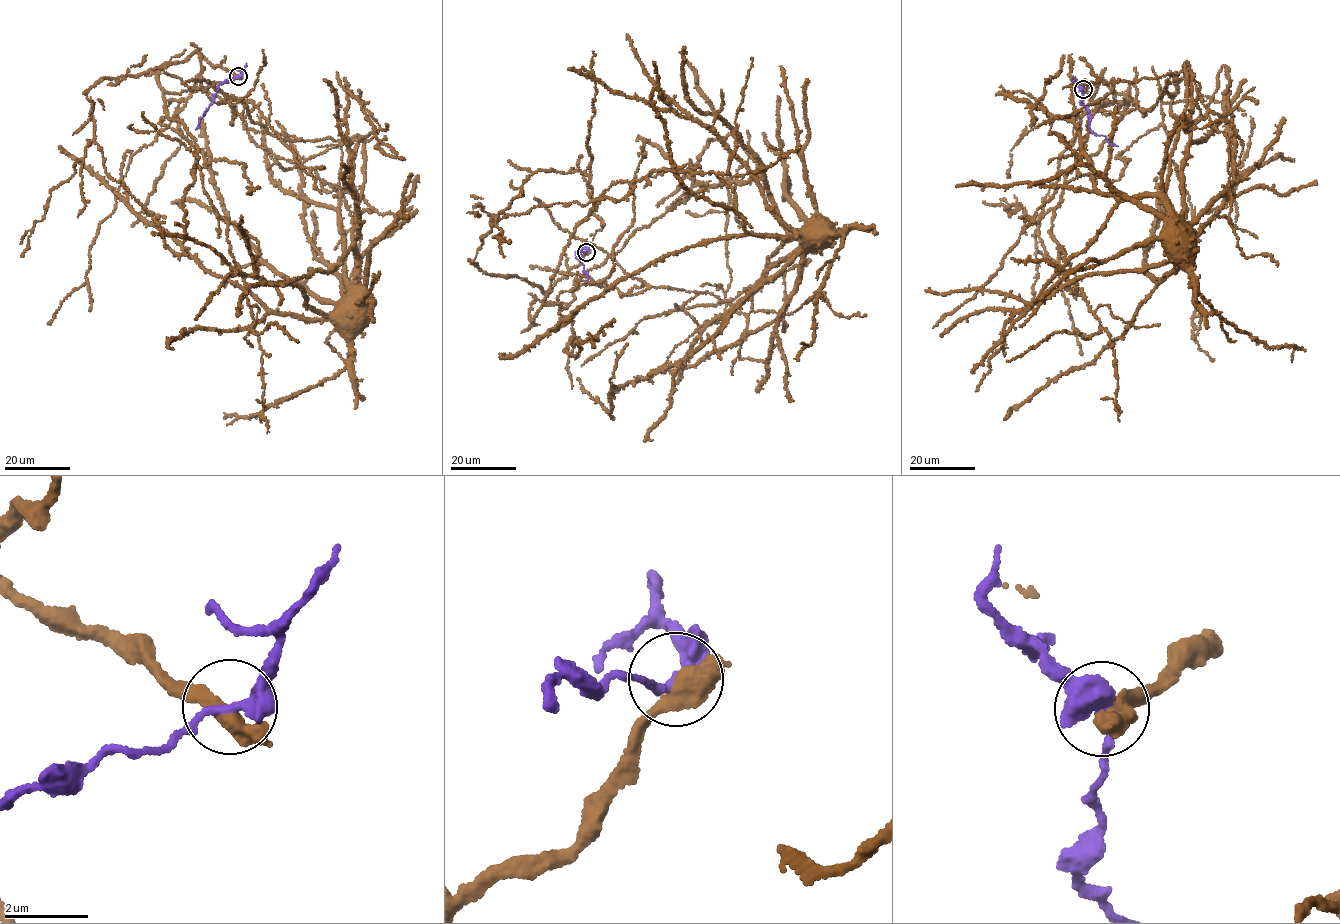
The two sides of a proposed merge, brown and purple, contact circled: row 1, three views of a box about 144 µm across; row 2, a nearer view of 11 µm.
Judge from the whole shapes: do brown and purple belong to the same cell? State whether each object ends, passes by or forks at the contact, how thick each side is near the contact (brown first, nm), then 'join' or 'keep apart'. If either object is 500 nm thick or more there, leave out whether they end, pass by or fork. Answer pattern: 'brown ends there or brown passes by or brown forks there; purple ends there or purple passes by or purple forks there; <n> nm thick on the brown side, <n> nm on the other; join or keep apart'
650 nm thick on the brown side, 280 nm on the other; keep apart

